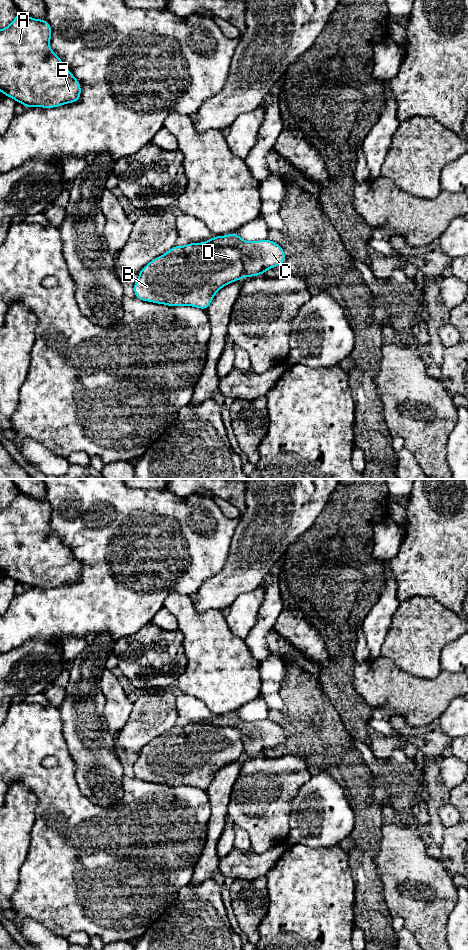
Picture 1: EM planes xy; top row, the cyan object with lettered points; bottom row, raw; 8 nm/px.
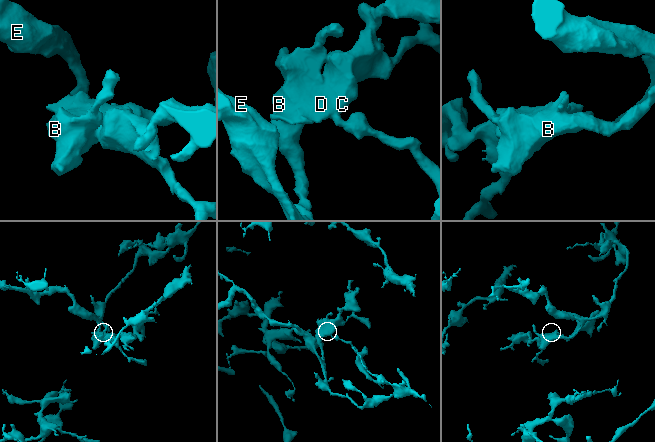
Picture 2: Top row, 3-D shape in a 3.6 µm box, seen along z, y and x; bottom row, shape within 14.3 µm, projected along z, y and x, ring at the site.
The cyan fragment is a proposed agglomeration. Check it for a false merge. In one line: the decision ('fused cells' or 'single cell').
fused cells

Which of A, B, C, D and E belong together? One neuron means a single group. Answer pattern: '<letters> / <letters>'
A B D E / C

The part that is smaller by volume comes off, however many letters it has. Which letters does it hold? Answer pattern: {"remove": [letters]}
{"remove": ["C"]}

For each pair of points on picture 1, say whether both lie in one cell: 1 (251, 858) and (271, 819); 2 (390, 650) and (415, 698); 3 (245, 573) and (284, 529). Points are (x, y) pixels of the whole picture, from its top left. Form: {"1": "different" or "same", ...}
{"1": "different", "2": "different", "3": "same"}

